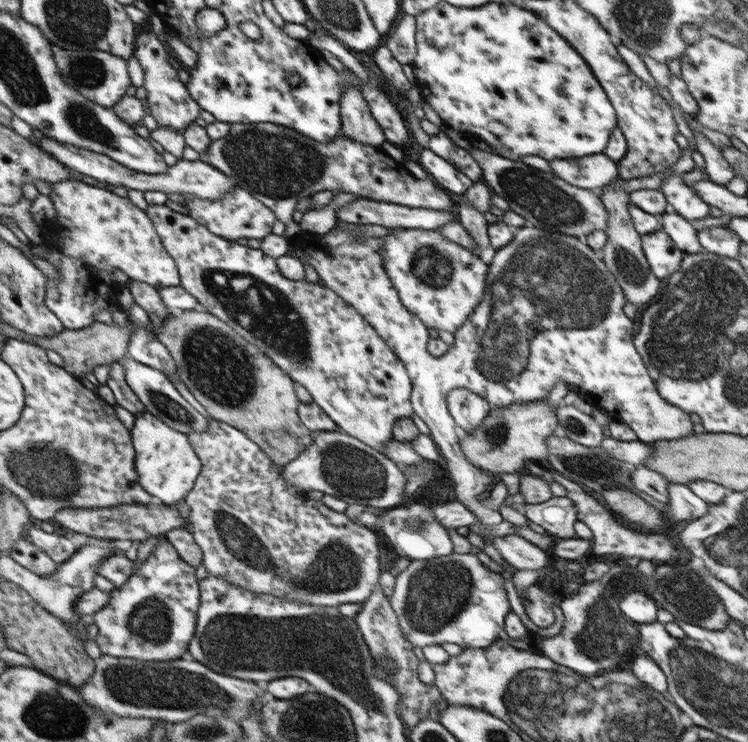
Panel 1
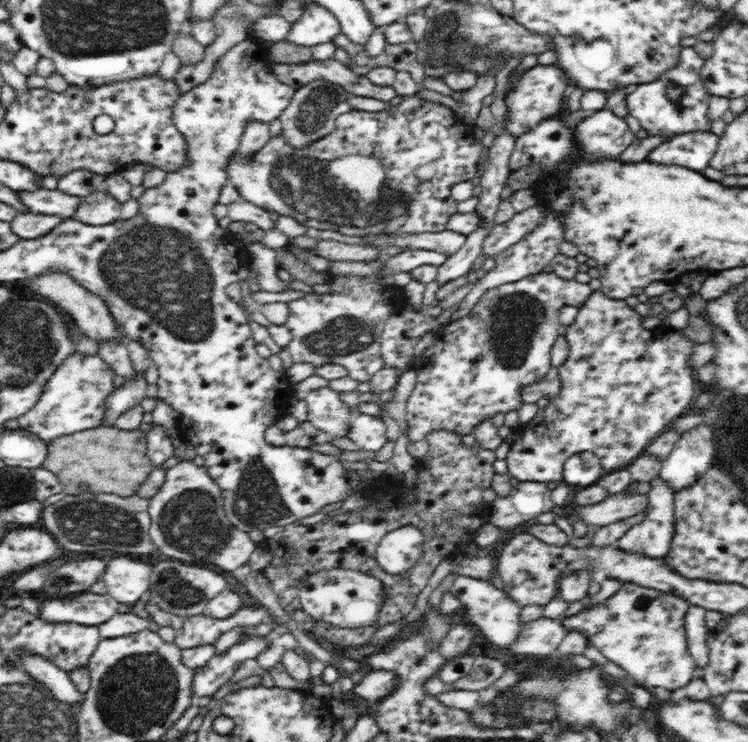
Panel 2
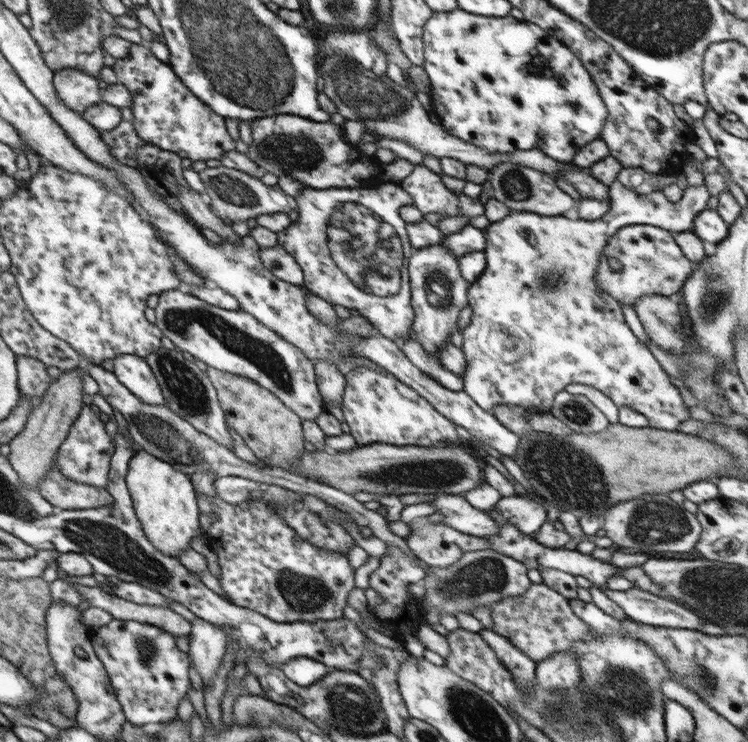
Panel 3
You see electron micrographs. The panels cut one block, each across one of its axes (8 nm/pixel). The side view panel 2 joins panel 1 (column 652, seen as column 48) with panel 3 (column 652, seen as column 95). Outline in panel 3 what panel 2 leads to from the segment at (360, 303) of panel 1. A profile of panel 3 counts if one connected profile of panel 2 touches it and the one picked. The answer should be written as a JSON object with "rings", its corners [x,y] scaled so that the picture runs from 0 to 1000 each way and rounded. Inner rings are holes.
{"rings":[[[825,243],[814,251],[814,261],[817,267],[816,280],[813,286],[798,294],[797,296],[778,296],[769,290],[758,291],[739,291],[731,292],[723,288],[705,287],[705,286],[683,286],[674,296],[668,299],[655,301],[646,311],[650,319],[650,332],[647,342],[650,348],[650,363],[634,379],[626,389],[626,410],[631,414],[631,429],[628,435],[622,442],[616,443],[619,453],[618,474],[623,482],[623,497],[620,497],[619,508],[619,528],[626,531],[647,554],[658,555],[662,547],[668,546],[690,546],[697,547],[705,555],[727,557],[737,553],[741,536],[753,528],[757,520],[762,518],[779,518],[790,520],[805,528],[813,536],[818,538],[821,544],[828,550],[834,547],[840,551],[848,553],[850,557],[858,558],[868,570],[872,578],[888,581],[906,581],[912,569],[918,569],[922,565],[921,550],[912,540],[909,526],[896,512],[893,505],[877,482],[869,476],[869,470],[856,460],[853,454],[845,447],[845,443],[836,433],[836,426],[832,420],[830,410],[813,392],[807,392],[805,387],[799,387],[794,372],[799,369],[799,358],[802,358],[802,342],[810,334],[810,329],[816,326],[818,318],[822,318],[828,307],[842,303],[869,303],[880,305],[880,307],[894,310],[900,314],[918,311],[920,307],[928,307],[928,295],[930,290],[939,283],[944,282],[944,274],[949,267],[947,251],[939,248],[937,251],[922,251],[913,255],[912,268],[906,272],[896,272],[893,268],[885,265],[885,259],[876,257],[866,263],[852,261],[838,256]]]}

